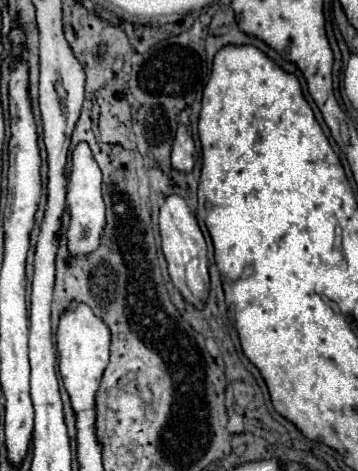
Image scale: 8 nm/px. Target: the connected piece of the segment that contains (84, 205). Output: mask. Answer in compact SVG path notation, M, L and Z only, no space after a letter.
M78 143L72 149L72 171L68 175L66 185L66 209L70 213L70 225L68 225L68 255L72 257L84 257L92 251L96 251L100 235L106 227L106 207L102 199L102 171L92 157L92 151L88 143Z

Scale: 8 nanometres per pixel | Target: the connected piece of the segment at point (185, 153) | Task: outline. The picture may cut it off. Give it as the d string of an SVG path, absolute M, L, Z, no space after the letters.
M180 125L176 131L176 137L174 137L174 143L172 143L172 167L182 173L188 173L188 171L192 171L194 163L196 163L194 141L188 135L186 127Z

